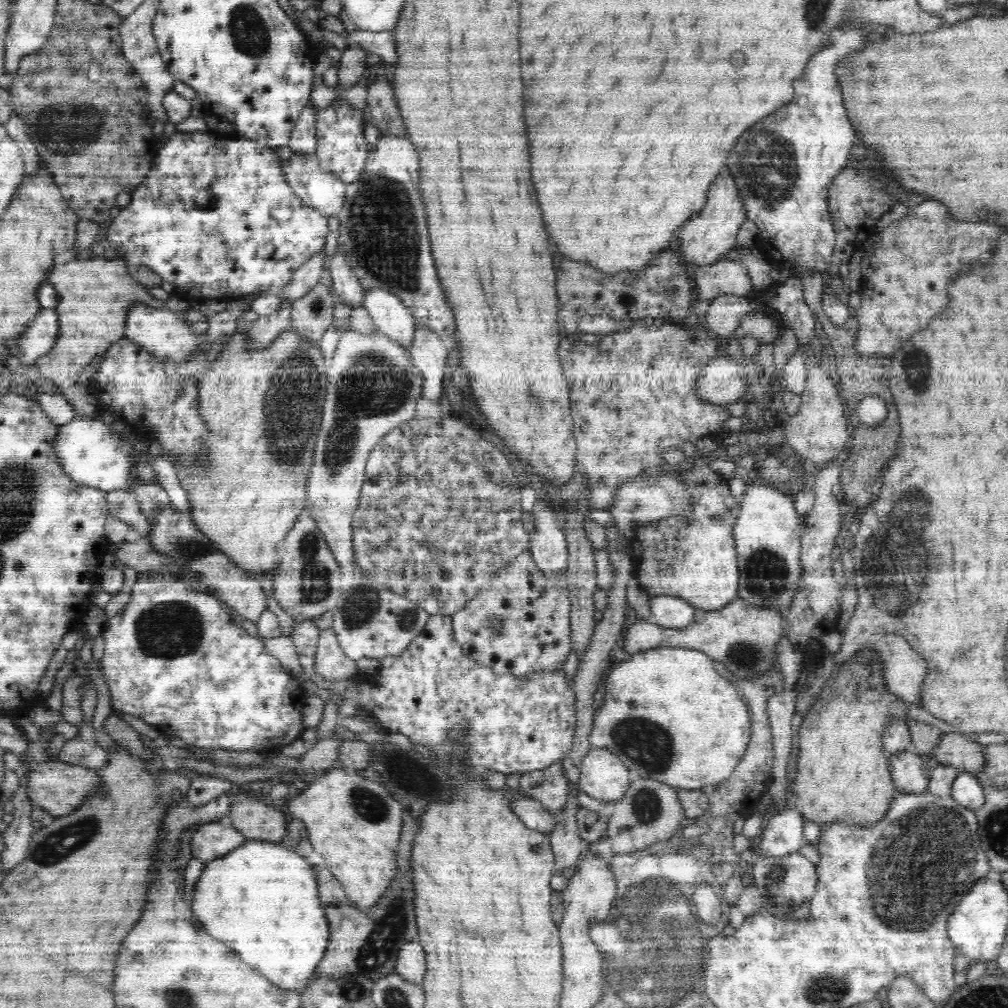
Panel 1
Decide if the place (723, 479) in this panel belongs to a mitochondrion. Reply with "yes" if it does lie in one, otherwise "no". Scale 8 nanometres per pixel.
no

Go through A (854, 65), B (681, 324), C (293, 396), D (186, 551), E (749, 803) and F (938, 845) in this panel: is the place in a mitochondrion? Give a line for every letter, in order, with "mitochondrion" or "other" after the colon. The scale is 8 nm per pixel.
A: other
B: other
C: mitochondrion
D: mitochondrion
E: other
F: mitochondrion

